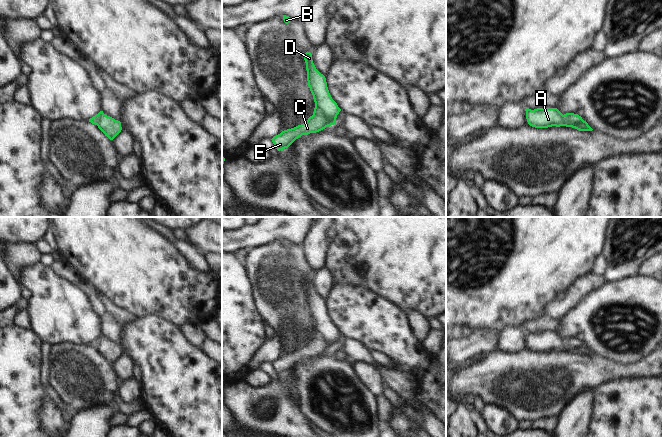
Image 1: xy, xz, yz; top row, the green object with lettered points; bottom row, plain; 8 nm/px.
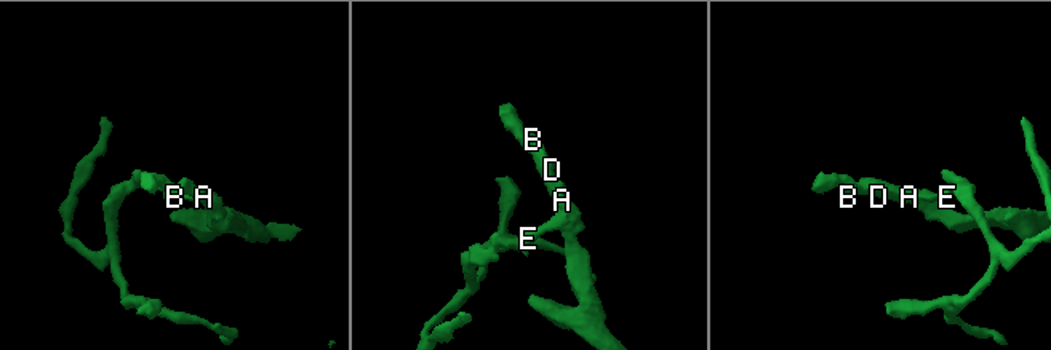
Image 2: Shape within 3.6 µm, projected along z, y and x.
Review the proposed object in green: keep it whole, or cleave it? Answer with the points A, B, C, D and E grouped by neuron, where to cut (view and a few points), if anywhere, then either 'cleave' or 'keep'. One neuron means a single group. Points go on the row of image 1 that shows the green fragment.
groups A B D / C E; cut yz (563, 115), (564, 119), (572, 124), (580, 124), (584, 121); cleave

